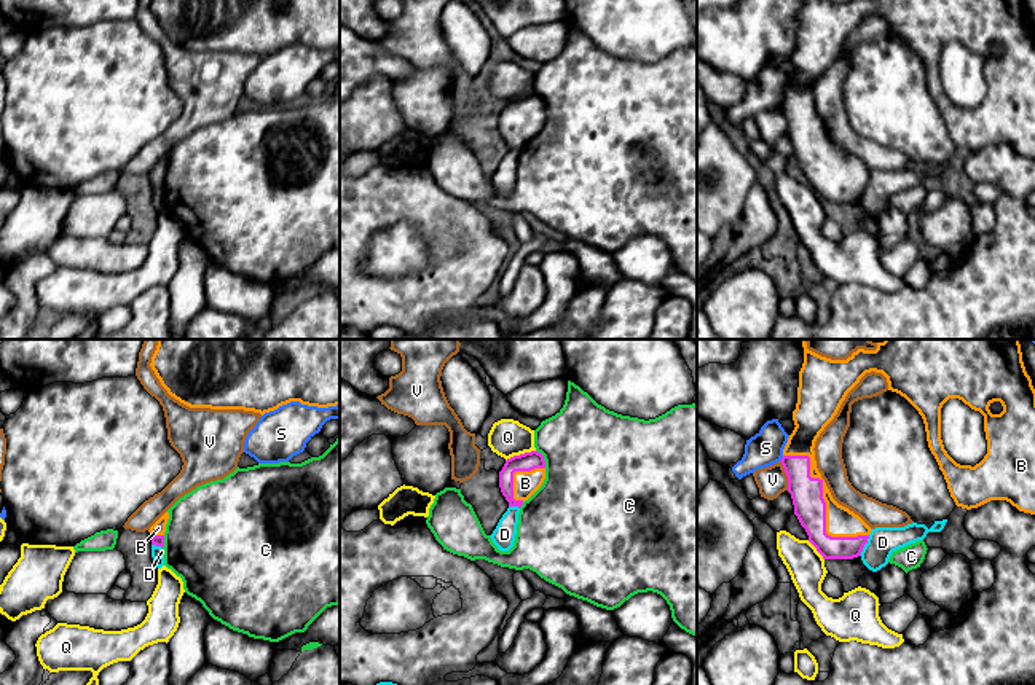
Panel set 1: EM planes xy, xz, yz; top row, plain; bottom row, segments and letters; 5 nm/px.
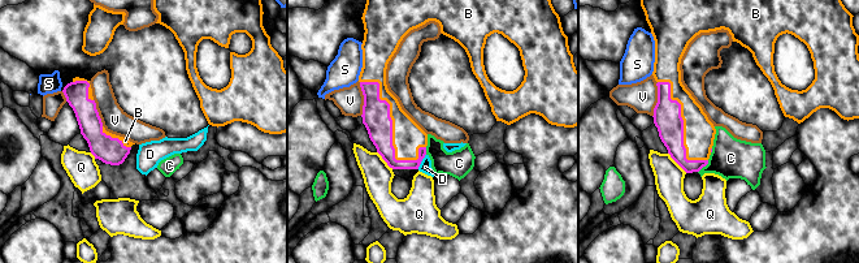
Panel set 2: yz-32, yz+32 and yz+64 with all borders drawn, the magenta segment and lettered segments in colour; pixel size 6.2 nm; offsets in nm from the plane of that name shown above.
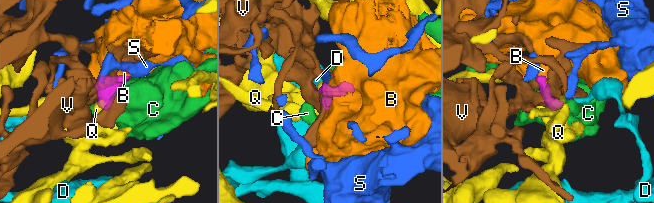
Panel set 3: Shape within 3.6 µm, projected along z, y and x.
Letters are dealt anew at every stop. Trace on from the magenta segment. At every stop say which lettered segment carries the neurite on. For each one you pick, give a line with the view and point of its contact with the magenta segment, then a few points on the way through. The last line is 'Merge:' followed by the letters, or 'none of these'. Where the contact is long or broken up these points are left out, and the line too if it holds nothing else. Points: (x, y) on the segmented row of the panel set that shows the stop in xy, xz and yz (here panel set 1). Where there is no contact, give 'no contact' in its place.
B: yz (823, 501)
Merge: B

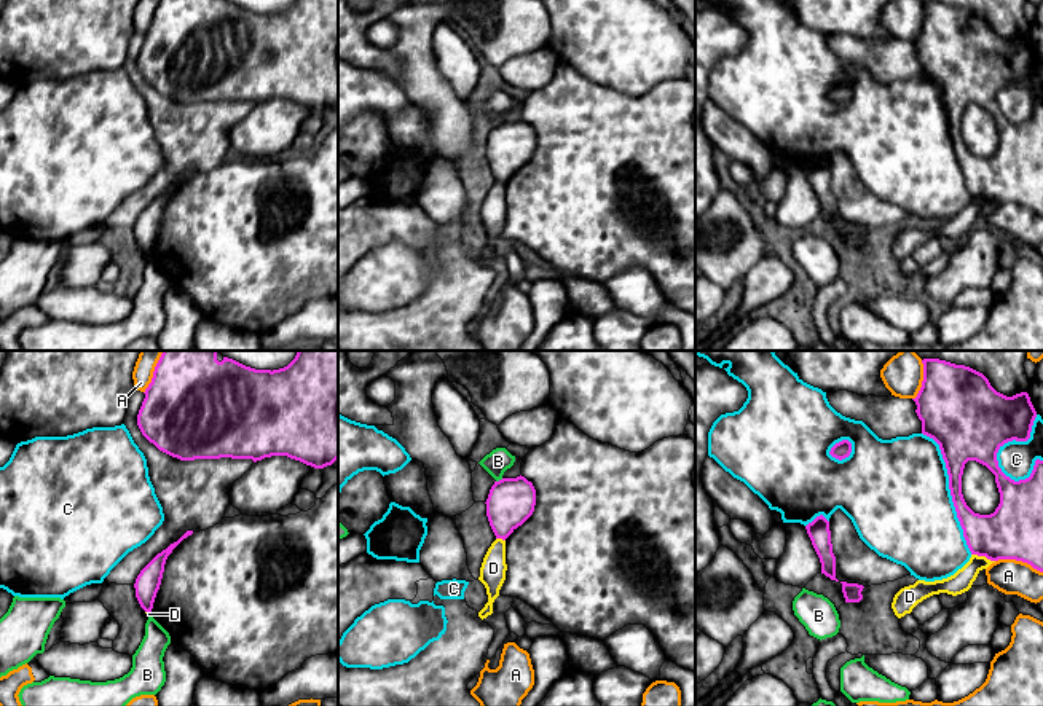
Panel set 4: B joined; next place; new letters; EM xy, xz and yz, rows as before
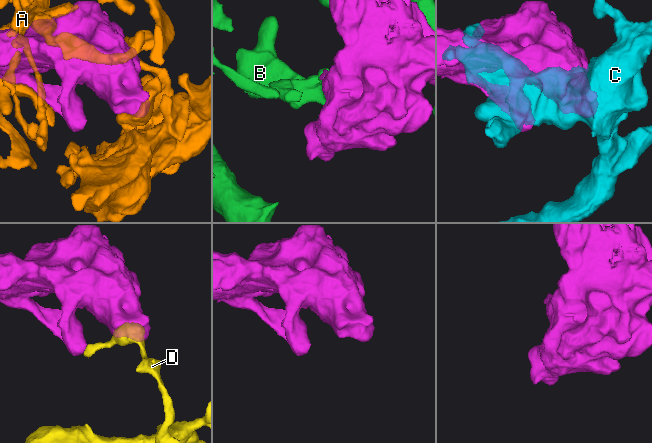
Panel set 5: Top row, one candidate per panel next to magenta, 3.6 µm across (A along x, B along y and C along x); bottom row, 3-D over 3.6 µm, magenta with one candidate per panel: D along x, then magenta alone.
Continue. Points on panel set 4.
Merge: none of these

